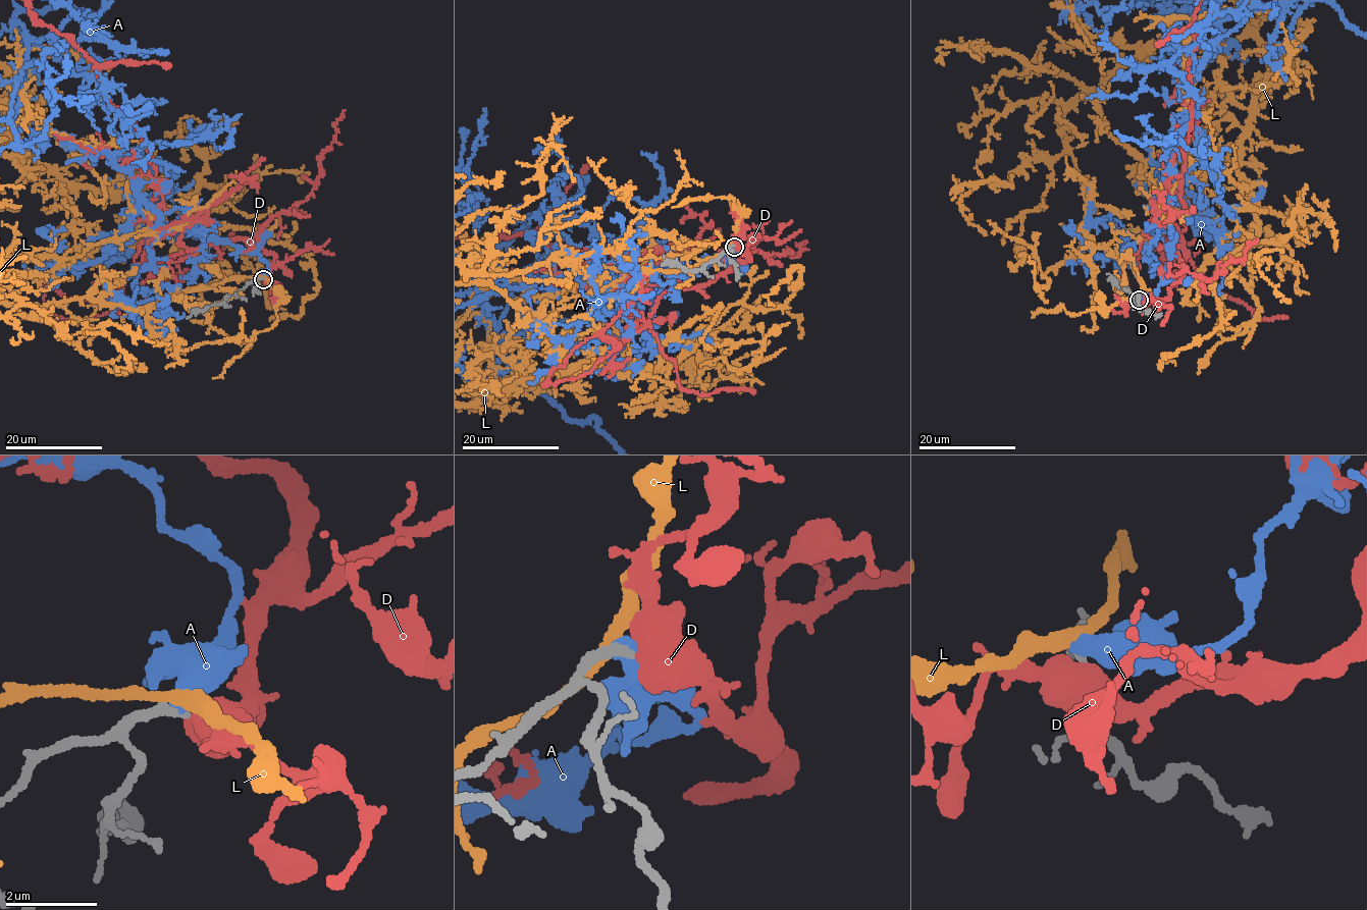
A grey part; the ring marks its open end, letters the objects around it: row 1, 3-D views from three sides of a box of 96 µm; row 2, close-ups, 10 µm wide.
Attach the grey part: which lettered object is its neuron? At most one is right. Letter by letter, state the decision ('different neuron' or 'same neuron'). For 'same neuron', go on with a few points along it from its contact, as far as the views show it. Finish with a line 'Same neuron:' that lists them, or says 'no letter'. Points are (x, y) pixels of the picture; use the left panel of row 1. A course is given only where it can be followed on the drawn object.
A: different neuron
D: same neuron; it runs (263, 278), (273, 255), (248, 239), (133, 261), (155, 186), (143, 137), (97, 65)
L: different neuron
Same neuron: D

